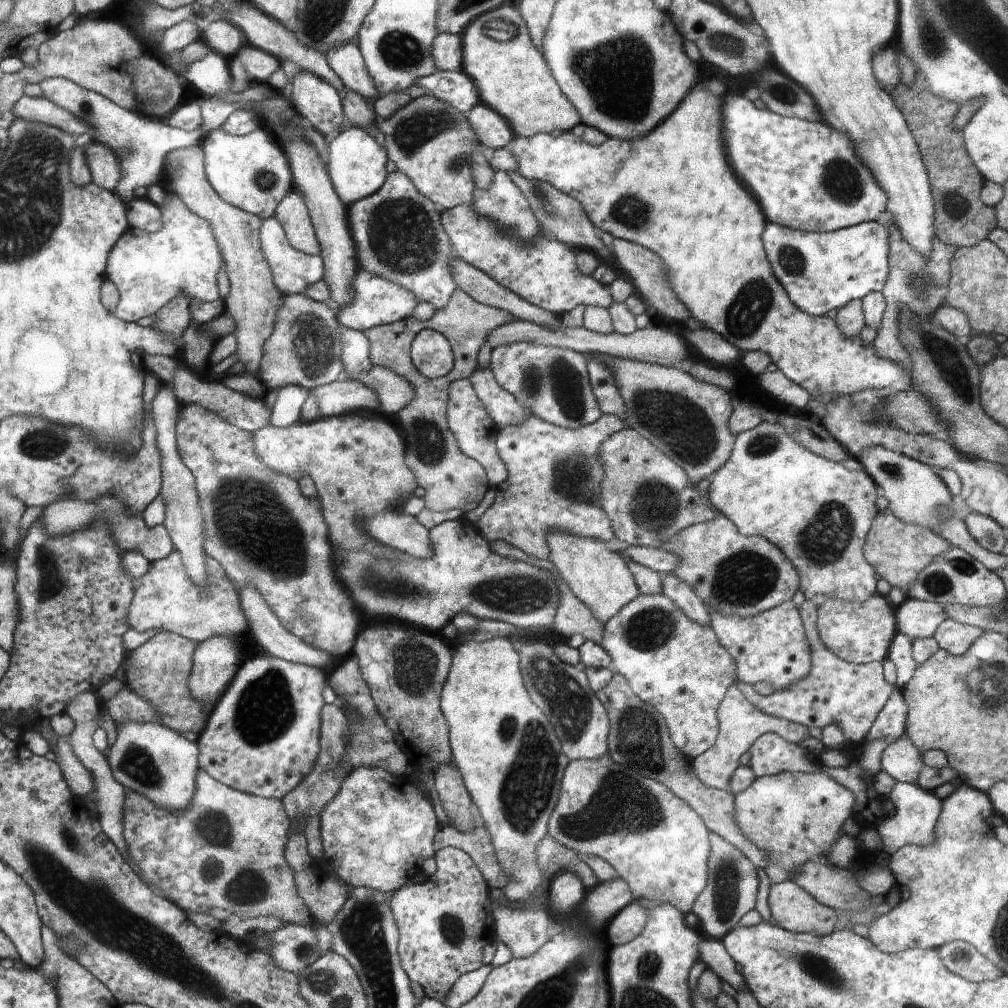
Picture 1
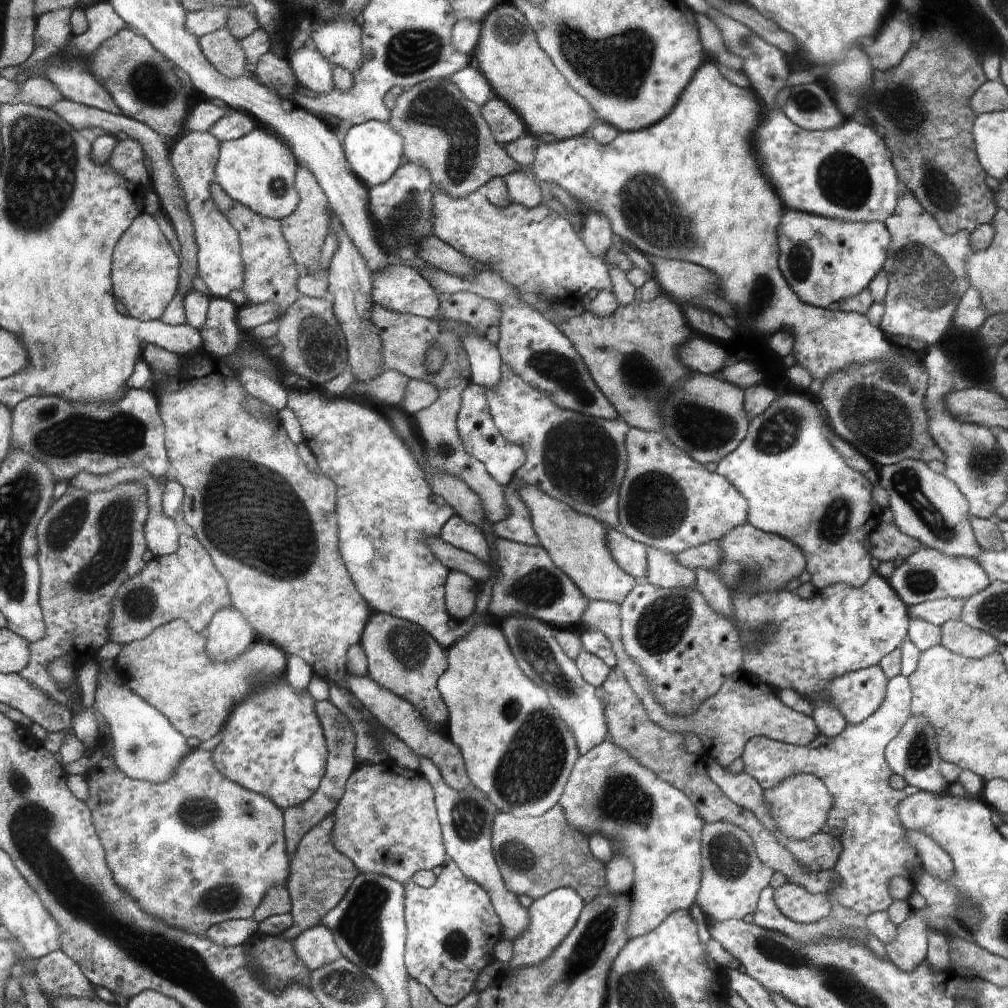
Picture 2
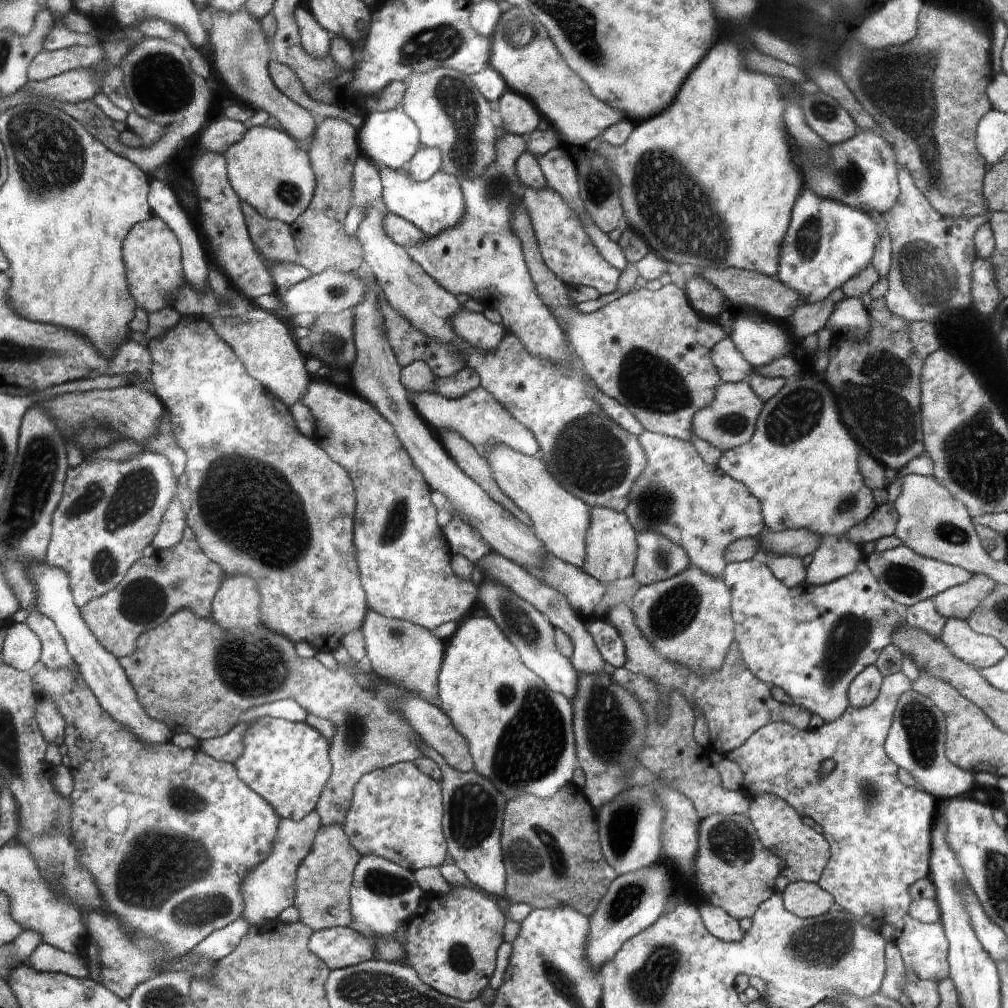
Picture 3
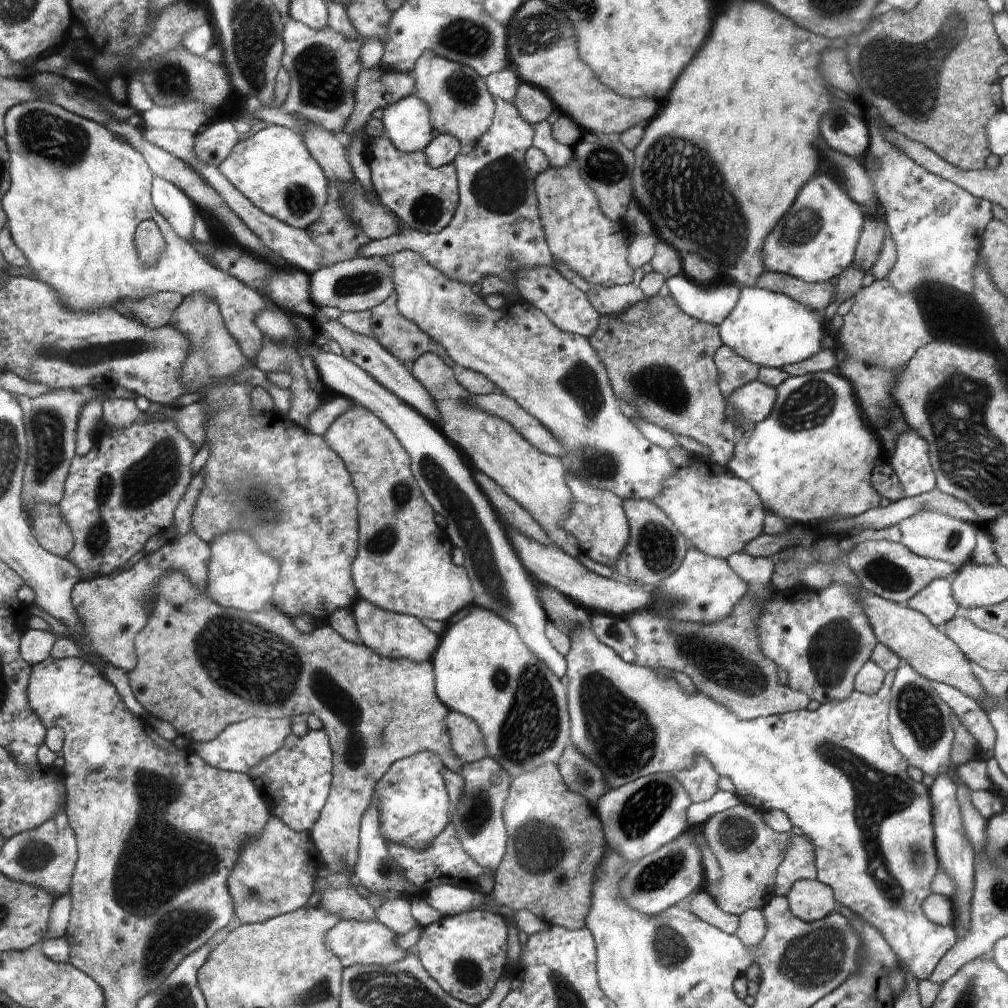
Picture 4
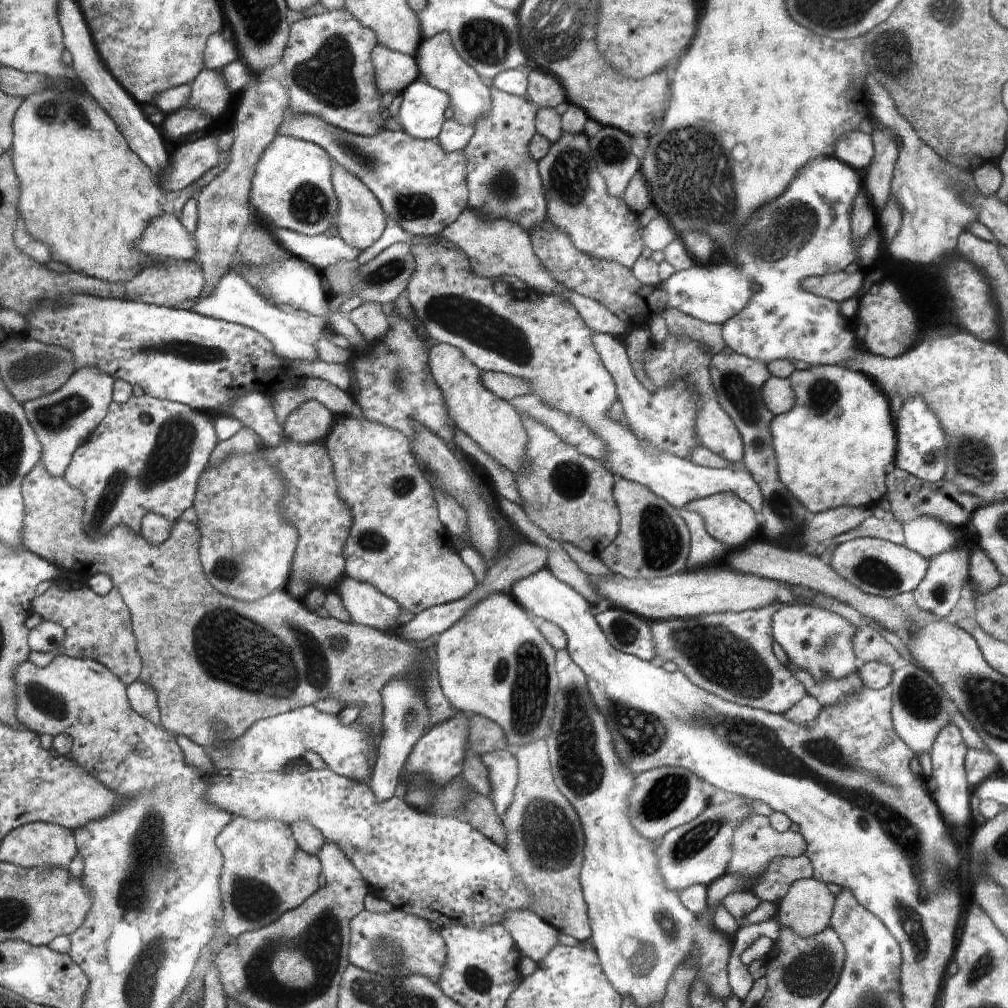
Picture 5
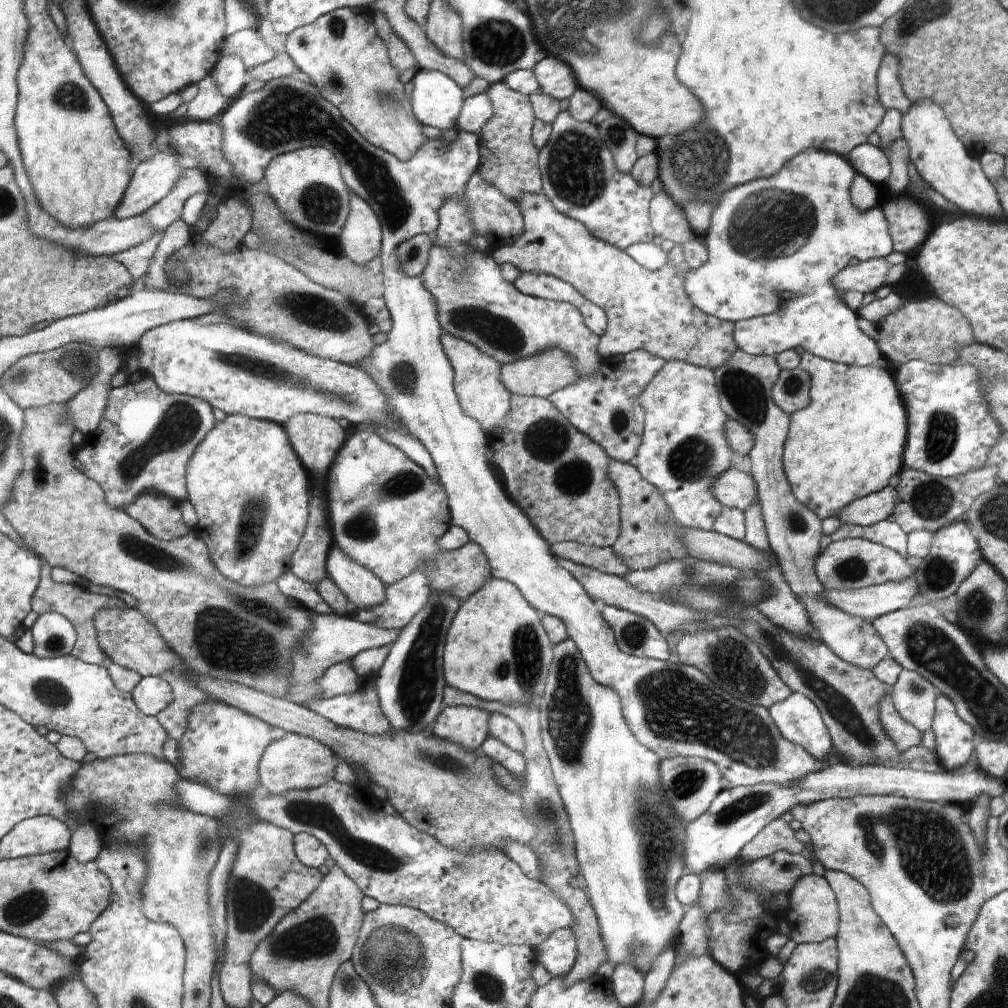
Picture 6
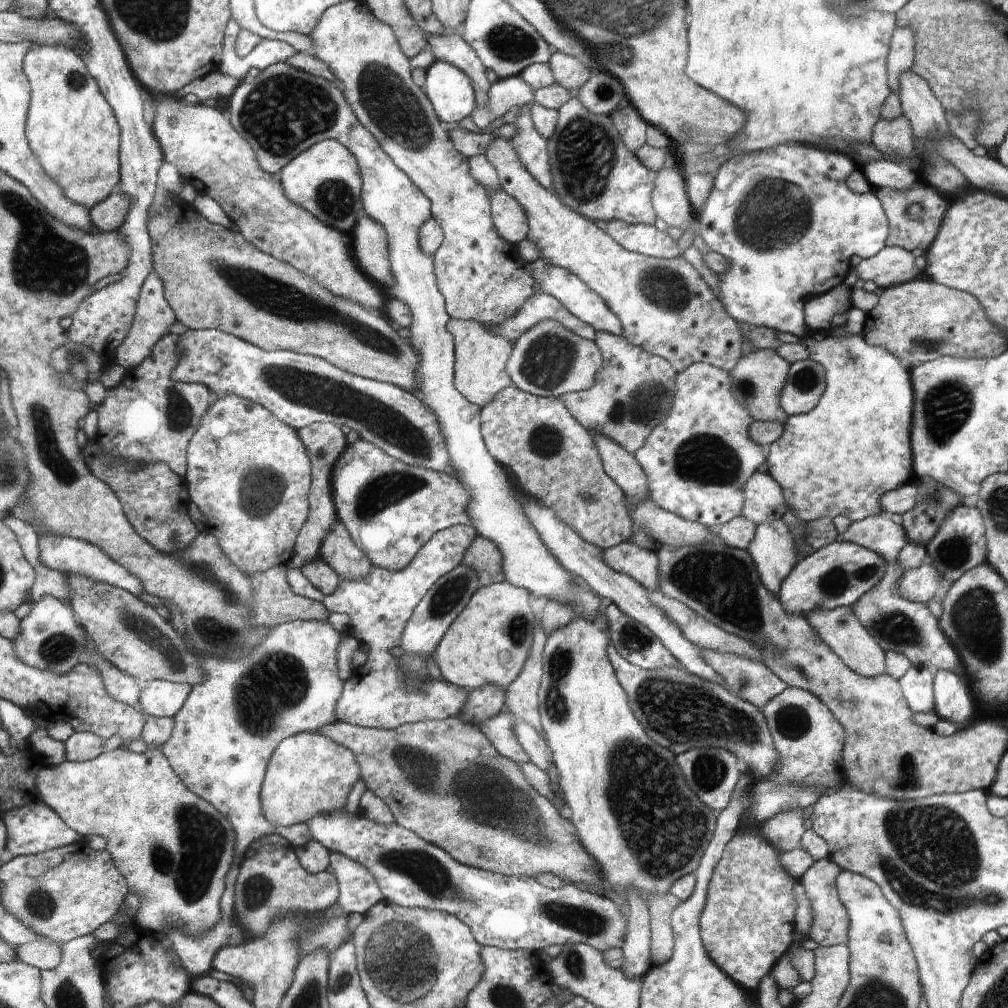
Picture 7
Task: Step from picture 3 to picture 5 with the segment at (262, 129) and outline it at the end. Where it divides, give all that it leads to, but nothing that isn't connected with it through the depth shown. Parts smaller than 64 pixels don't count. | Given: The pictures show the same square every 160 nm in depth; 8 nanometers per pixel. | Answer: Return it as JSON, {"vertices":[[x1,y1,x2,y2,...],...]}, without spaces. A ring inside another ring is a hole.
{"vertices":[[277,134,256,165,251,178,250,202,262,219,278,228,310,236,328,233,338,220,339,210,332,178,332,160,325,149]]}

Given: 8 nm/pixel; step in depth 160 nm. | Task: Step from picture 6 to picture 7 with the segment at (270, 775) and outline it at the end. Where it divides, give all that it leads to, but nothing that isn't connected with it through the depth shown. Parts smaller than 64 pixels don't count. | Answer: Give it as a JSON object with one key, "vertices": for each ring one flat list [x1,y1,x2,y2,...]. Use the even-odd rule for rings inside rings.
{"vertices":[[302,731,289,736,279,744,267,768,266,780,262,786,263,817,273,827,291,827,298,823,308,823,315,817,330,816,346,807,348,794,360,779,361,766,348,747,318,732]]}

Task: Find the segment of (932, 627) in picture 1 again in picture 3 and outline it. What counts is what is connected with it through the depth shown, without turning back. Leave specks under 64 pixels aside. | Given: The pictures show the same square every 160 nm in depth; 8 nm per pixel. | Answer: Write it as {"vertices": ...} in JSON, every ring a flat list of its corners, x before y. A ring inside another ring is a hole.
{"vertices":[[974,573,965,583,947,588,934,597,938,612,947,619,968,620,996,587,997,582,984,573]]}

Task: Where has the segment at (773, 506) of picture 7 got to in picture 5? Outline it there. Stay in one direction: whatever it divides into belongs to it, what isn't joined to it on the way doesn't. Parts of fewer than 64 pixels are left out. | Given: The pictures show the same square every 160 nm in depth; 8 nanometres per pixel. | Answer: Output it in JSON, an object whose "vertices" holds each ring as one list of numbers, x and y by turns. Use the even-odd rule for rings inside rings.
{"vertices":[[431,243,411,245,410,250,415,258,415,271,405,292,414,316,420,320,428,337,436,343,449,344,464,351,465,355,484,372,496,371,526,379,533,388,532,393,542,397,554,408,581,420,607,442,607,458,602,462,609,471,615,476,626,477,628,480,646,485,656,493,656,496,667,500,677,509,696,499,731,492,747,501,757,514,761,514,763,496,759,484,746,467,742,466,739,469,705,467,670,453,662,453,656,447,648,445,647,441,642,441,630,428,609,417,609,408,618,398,615,379,608,372,595,348,592,330,588,328,571,301,561,299,560,295,542,294,532,288,524,290,510,288,507,294,498,295,494,291,492,279,472,274,470,260,462,249,456,250]]}

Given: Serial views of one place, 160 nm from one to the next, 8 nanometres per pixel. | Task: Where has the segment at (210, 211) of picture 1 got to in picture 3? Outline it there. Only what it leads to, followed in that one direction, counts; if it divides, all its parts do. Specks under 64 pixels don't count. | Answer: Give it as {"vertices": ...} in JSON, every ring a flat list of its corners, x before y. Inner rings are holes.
{"vertices":[[241,202,247,228,260,257,297,262,298,251,288,223,263,217,253,206]]}

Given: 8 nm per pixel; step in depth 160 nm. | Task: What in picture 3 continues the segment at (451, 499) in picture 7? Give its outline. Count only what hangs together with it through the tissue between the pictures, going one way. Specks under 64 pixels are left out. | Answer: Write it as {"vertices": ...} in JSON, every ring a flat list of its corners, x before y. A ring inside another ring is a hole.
{"vertices":[[310,382,300,402,309,405,317,422,312,440,320,440,320,446,326,448,328,456,340,463,353,480,357,502,355,544,360,554,360,568,364,568,361,581,367,590,368,604,385,617,411,621,430,632,444,628,444,624,450,620,460,623,478,598,478,586,453,571,452,556,456,552,452,552,444,524,440,524,440,510,431,503,430,484,404,444,401,444,396,428,380,414,374,404,360,400,358,394,350,394,350,390,340,390,334,386,334,382]]}

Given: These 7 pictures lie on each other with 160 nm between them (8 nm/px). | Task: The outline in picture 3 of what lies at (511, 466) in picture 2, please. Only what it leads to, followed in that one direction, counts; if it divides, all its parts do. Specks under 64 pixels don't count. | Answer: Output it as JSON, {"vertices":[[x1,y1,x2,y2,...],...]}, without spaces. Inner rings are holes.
{"vertices":[[481,386,463,397,447,397,438,391,412,391,412,404,418,409,432,428,441,433,456,433,470,441,476,449,480,446,491,445,499,442,507,444,531,457,540,457,539,442,531,433,531,430,523,425,492,393,484,390]]}

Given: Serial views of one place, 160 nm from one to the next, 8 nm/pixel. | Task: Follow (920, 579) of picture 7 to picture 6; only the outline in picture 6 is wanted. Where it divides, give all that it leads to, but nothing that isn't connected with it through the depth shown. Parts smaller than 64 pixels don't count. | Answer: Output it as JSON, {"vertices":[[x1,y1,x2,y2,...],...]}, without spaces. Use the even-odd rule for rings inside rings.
{"vertices":[[914,575,861,589,824,590,829,603,863,619,874,620,883,614,906,609,919,592]]}

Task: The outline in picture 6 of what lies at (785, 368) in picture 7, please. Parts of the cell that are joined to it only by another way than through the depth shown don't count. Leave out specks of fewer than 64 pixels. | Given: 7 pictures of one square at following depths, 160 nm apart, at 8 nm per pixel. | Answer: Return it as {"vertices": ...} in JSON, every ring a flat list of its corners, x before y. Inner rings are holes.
{"vertices":[[738,349,734,355,729,357,729,362,715,370,715,380,720,390,720,400,730,420,746,425,755,436,755,446,751,448,748,457,750,458,750,474,754,476,757,486,757,496,760,508,763,511,763,519,767,527,769,544,772,554,777,559,777,564,782,569,785,582,791,586,792,592,807,611,807,617,815,633,826,643,836,656,843,658,850,664,856,665,858,669,872,670,882,659,889,656,887,646,883,638,876,632,874,625,861,616,844,612,835,604,829,603,825,597,823,583,819,580,815,571,815,560,822,552,820,539,822,533,822,520,815,512,804,505,794,495,794,489,786,478,786,469,783,467,783,448,786,446,787,436,791,428,790,414,784,412,774,401,773,388,779,380,783,369,775,357,770,355,752,355]]}

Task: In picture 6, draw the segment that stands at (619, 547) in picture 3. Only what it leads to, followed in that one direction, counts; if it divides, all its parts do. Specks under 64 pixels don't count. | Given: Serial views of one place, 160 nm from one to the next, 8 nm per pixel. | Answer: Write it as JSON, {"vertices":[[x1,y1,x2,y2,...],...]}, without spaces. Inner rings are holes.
{"vertices":[[511,393,507,418,490,434,495,462,504,474,512,500,550,545,574,541,597,547,612,547,622,534,622,501,610,477,611,458,596,441,580,432,547,398]]}

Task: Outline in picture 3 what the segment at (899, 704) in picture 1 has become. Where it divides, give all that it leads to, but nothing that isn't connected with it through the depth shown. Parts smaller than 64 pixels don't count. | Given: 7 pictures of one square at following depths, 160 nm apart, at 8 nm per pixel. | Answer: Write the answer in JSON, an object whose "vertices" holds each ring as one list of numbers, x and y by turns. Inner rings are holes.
{"vertices":[[900,670,891,675,883,677,883,683,876,700,868,706,856,708,849,706,842,716,836,720,824,721,822,726,815,729,799,729,796,725,788,721,772,721,759,728,746,743,741,744,737,749,727,752,724,758,735,762,743,774,743,788,747,796,752,800,754,797,762,795,772,795,780,800,786,801,794,810,804,819,813,824,818,824,822,828,823,836,827,839,831,847,831,856,828,859,826,870,823,871,822,878,817,882,824,890,828,891,835,897,835,904,842,907,845,911,852,913,852,916,862,918,866,914,871,914,877,920,885,924,890,924,893,929,893,941,898,947,899,954,903,958,906,967,913,967,913,974,918,979,944,979,949,976,949,962,947,954,949,942,945,935,944,927,940,921,935,923,920,922,912,918,909,914,909,906,913,901,910,890,911,884,924,877,930,877,929,862,931,855,931,827,934,825,933,818,936,816,936,799,926,790,917,790,915,787,909,787,902,784,897,778,897,772,900,770,896,763,888,758,887,752,884,750,884,743,892,724,892,715,895,711,900,695,911,687,912,681],[824,764,832,764,831,770,823,773]]}

